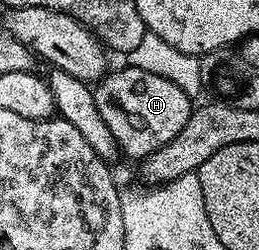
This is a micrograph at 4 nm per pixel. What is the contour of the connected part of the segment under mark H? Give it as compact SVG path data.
M128 65L122 69L112 69L104 74L94 87L97 112L101 112L101 120L105 120L109 132L113 132L120 151L134 160L142 160L157 152L161 144L169 144L169 140L185 128L185 120L189 120L193 109L193 99L181 92L177 84L162 76L153 76L153 72L141 72L141 68Z

